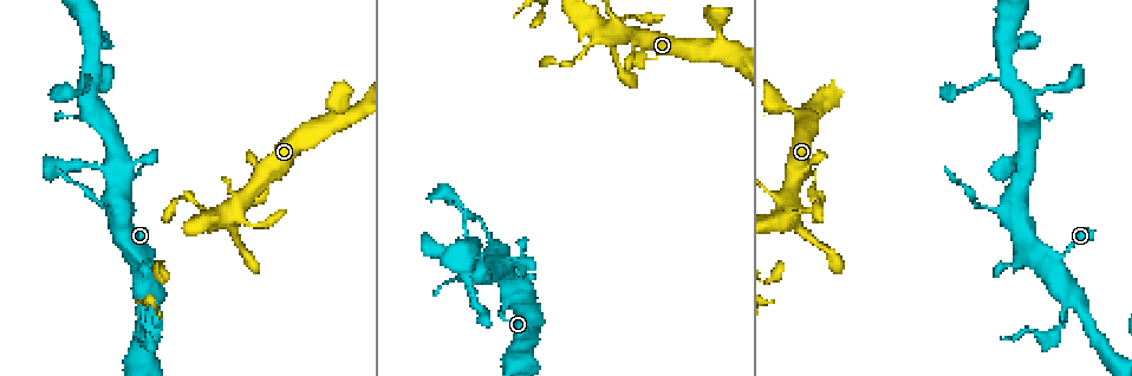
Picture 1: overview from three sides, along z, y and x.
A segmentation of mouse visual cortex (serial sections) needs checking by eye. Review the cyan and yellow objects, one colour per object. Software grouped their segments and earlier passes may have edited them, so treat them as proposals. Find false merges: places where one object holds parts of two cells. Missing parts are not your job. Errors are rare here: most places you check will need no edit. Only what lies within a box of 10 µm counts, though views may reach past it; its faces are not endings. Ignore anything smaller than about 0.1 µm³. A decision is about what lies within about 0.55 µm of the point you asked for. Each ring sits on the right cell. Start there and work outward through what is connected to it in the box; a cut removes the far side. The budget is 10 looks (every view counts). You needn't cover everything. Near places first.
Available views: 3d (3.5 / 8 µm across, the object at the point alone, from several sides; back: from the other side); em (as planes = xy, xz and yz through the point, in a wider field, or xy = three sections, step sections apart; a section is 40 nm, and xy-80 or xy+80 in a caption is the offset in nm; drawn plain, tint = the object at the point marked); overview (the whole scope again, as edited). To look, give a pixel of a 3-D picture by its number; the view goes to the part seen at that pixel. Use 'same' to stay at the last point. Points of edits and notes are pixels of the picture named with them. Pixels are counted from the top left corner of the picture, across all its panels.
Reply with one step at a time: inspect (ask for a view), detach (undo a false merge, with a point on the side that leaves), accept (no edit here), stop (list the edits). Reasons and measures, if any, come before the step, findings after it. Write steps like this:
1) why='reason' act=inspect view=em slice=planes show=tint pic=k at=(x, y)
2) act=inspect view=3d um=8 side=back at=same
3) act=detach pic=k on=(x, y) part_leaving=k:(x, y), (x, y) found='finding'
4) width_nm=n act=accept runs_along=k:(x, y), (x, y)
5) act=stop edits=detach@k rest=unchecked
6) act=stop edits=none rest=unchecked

why='calibre changes' act=inspect view=3d um=8 pic=1 at=(71, 164)

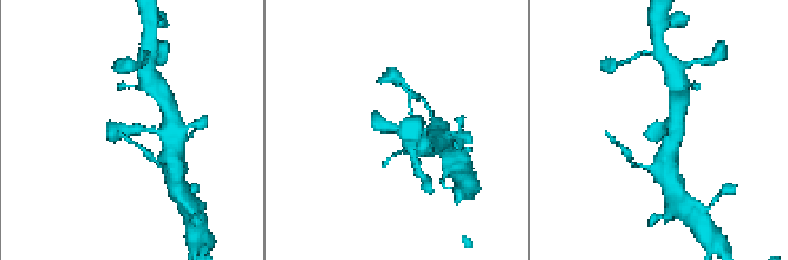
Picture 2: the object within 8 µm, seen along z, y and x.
why='now the EM' act=inspect view=em slice=xy step=5 show=tint at=same

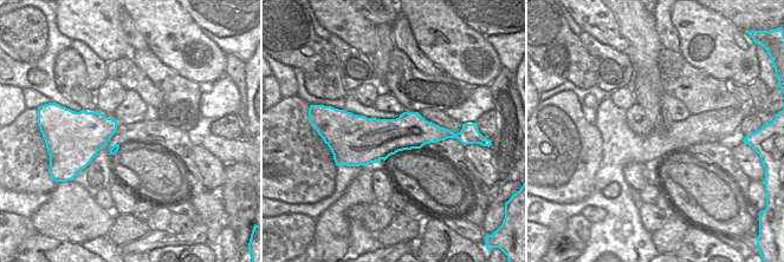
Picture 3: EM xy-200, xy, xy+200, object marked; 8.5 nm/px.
act=accept found='one cell here'

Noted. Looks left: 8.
act=inspect view=3d um=3.5 pic=1 at=(989, 75)

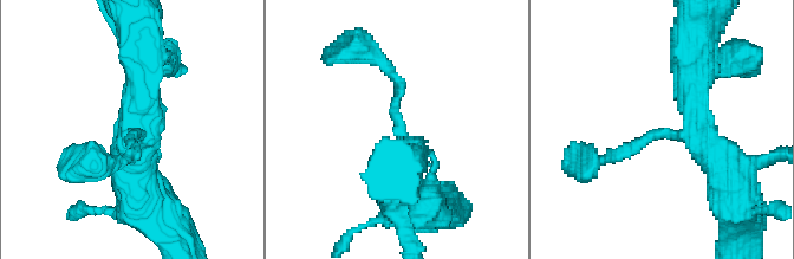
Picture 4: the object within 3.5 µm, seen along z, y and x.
why='shape alone is not enough' act=inspect view=em slice=xy step=2 show=tint pic=4 at=(137, 132)

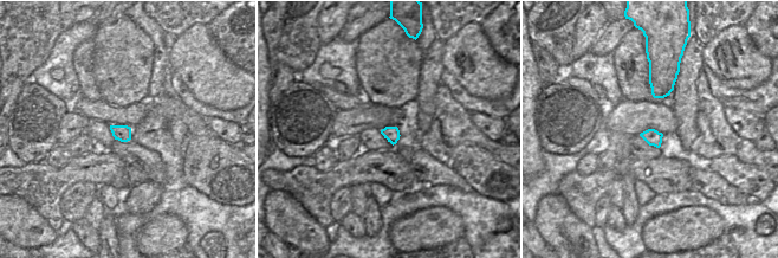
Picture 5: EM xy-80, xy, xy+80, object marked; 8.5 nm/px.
arms=3 act=accept runs_along=4:(396, 192), (401, 83), (382, 65) found='all the same cell'

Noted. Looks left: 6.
act=inspect view=3d um=3.5 pic=1 at=(613, 24)

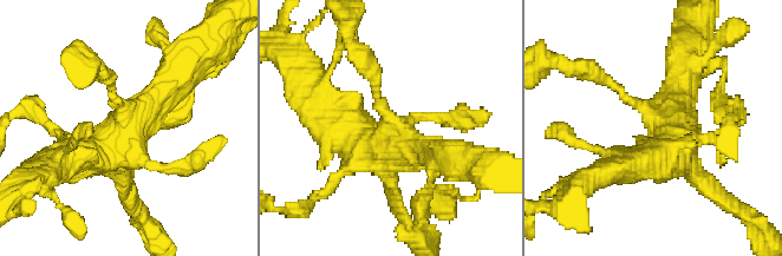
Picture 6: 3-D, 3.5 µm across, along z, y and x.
why='now the EM' act=inspect view=em slice=xy step=1 show=tint pic=6 at=(653, 118)

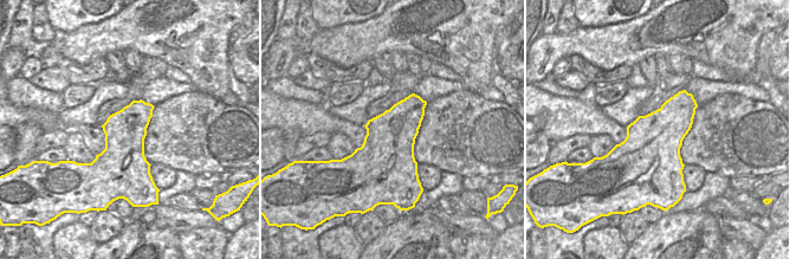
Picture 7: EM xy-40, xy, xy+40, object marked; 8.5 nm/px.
act=accept runs_along=6:(437, 156), (398, 146), (369, 80) found='continuous, no second cell'

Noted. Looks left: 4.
why='side arm on a straight run' act=inspect view=3d um=3.5 pic=1 at=(719, 41)

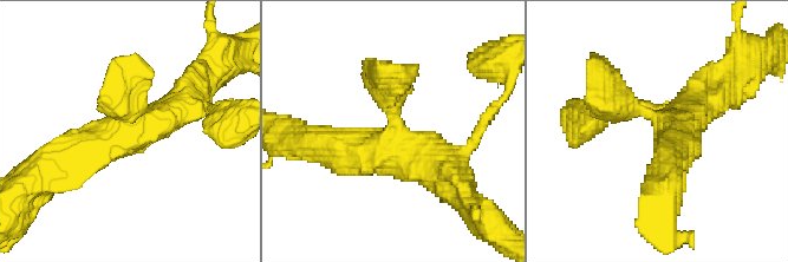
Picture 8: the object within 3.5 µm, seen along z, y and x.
arms=3 arm_widths_nm=300,450,500 act=inspect view=em slice=xy step=3 show=tint pic=8 at=(659, 118)

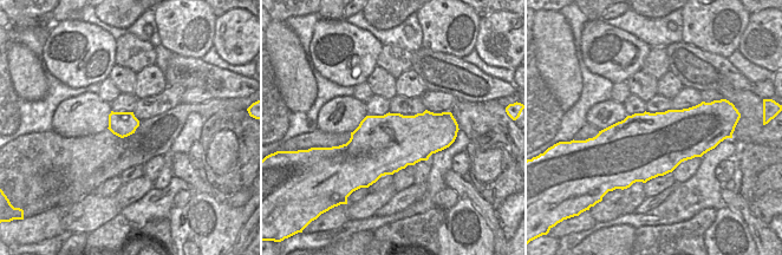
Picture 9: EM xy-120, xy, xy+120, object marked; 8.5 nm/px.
width_nm=500 act=accept runs_along=8:(63, 159), (157, 123), (194, 95) found='continuous, no second cell'

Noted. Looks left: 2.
act=stop edits=none rest=unchecked

